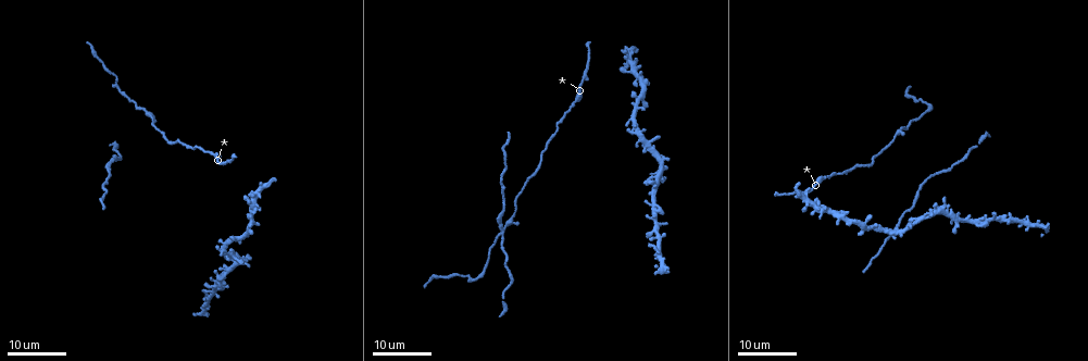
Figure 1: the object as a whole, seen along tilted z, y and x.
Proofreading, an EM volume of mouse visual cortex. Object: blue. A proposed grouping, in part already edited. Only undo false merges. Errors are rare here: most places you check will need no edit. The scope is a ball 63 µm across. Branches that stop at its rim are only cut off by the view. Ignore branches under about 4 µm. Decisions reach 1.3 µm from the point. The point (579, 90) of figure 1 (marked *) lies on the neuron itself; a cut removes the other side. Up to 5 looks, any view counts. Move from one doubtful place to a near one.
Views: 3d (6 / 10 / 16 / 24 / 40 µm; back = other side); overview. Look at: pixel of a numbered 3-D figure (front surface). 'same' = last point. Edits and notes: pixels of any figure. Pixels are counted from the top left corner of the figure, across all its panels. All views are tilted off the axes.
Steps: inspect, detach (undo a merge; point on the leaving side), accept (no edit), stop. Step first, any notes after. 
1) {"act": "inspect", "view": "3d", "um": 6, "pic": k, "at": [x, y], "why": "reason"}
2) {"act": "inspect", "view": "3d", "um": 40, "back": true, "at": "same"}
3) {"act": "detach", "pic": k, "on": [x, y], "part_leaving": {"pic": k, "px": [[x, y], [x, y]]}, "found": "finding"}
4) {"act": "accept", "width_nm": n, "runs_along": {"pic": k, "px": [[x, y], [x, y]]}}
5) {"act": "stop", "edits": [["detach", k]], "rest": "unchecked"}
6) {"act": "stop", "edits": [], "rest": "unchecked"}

{"act": "inspect", "view": "3d", "um": 16, "pic": 1, "at": [511, 216], "why": "sudden change in width"}

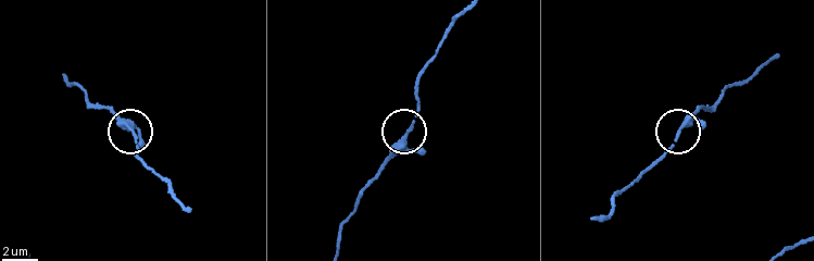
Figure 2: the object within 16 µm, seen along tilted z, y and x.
{"act": "inspect", "view": "3d", "um": 10, "pic": 2, "at": [678, 130]}

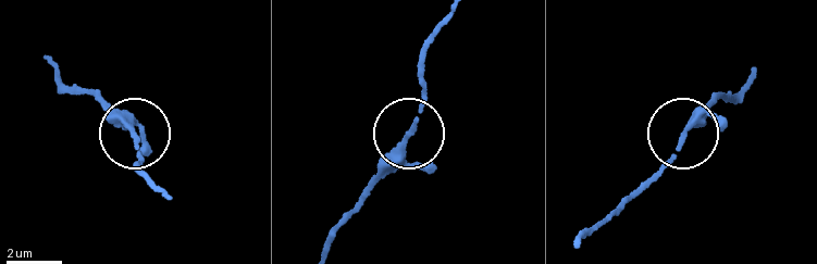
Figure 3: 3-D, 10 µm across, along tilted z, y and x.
{"act": "accept", "runs_along": {"pic": 3, "px": [[443, 20], [421, 68], [418, 117], [397, 163], [370, 193]]}, "found": "one neuron here"}

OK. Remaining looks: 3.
{"act": "inspect", "view": "3d", "um": 16, "pic": 1, "at": [497, 234]}

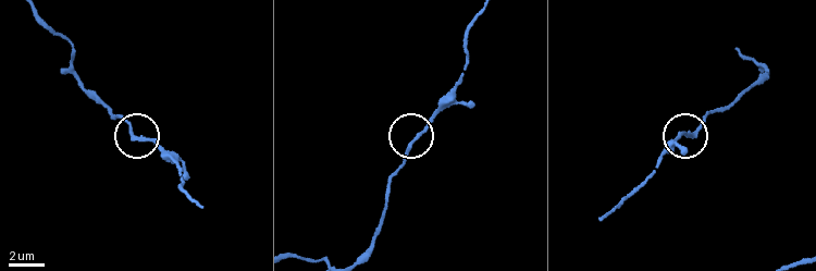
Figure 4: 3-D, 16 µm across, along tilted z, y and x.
{"act": "inspect", "view": "3d", "um": 10, "pic": 4, "at": [691, 134], "why": "closer look"}

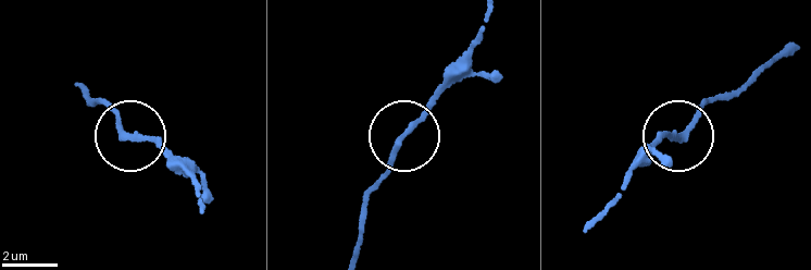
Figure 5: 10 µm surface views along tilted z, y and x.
{"act": "accept", "runs_along": {"pic": 5, "px": [[486, 20], [463, 69], [392, 152], [366, 210]]}, "found": "continuous, no second neuron"}

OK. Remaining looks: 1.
{"act": "stop", "edits": [], "rest": "unchecked"}

